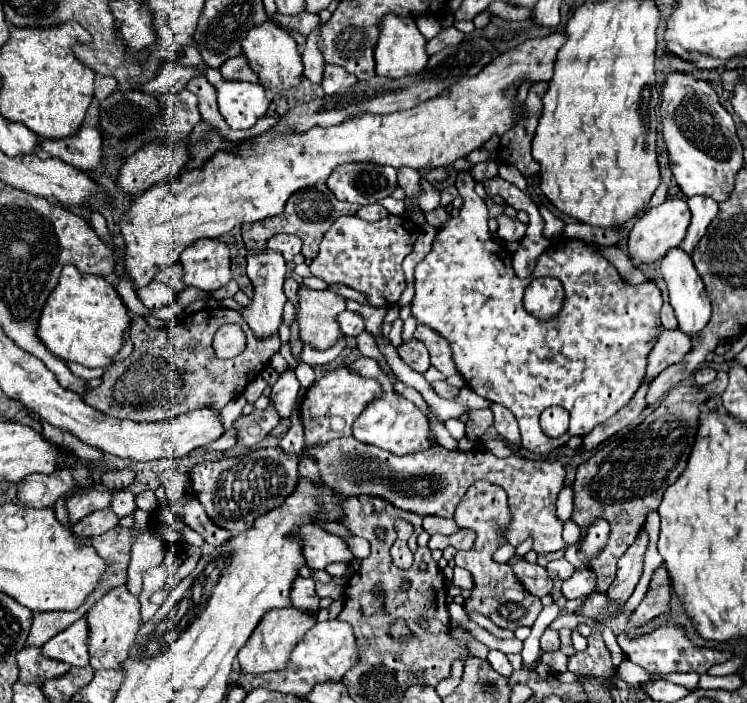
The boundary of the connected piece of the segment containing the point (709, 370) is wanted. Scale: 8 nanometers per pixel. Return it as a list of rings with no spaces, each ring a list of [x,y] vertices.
[[[704,365],[704,367],[700,367],[700,369],[696,371],[696,383],[698,383],[698,385],[708,385],[708,383],[712,383],[714,379],[716,379],[716,369],[714,369],[714,367]]]

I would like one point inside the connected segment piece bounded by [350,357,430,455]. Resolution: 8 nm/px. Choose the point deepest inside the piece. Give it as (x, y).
(392, 422)

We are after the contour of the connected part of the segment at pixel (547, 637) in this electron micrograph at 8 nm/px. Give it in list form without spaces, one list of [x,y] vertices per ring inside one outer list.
[[[546,629],[542,635],[542,653],[554,653],[560,647],[560,639],[554,637],[552,629]]]

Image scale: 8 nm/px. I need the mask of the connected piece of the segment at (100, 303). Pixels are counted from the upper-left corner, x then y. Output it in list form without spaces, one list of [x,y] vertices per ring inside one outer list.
[[[66,265],[62,269],[56,289],[50,293],[44,305],[44,313],[40,317],[40,339],[54,355],[58,355],[64,361],[74,361],[84,367],[108,367],[124,347],[126,343],[124,331],[128,327],[130,327],[130,313],[122,303],[120,295],[116,293],[116,289],[100,275],[84,275],[76,267]]]

